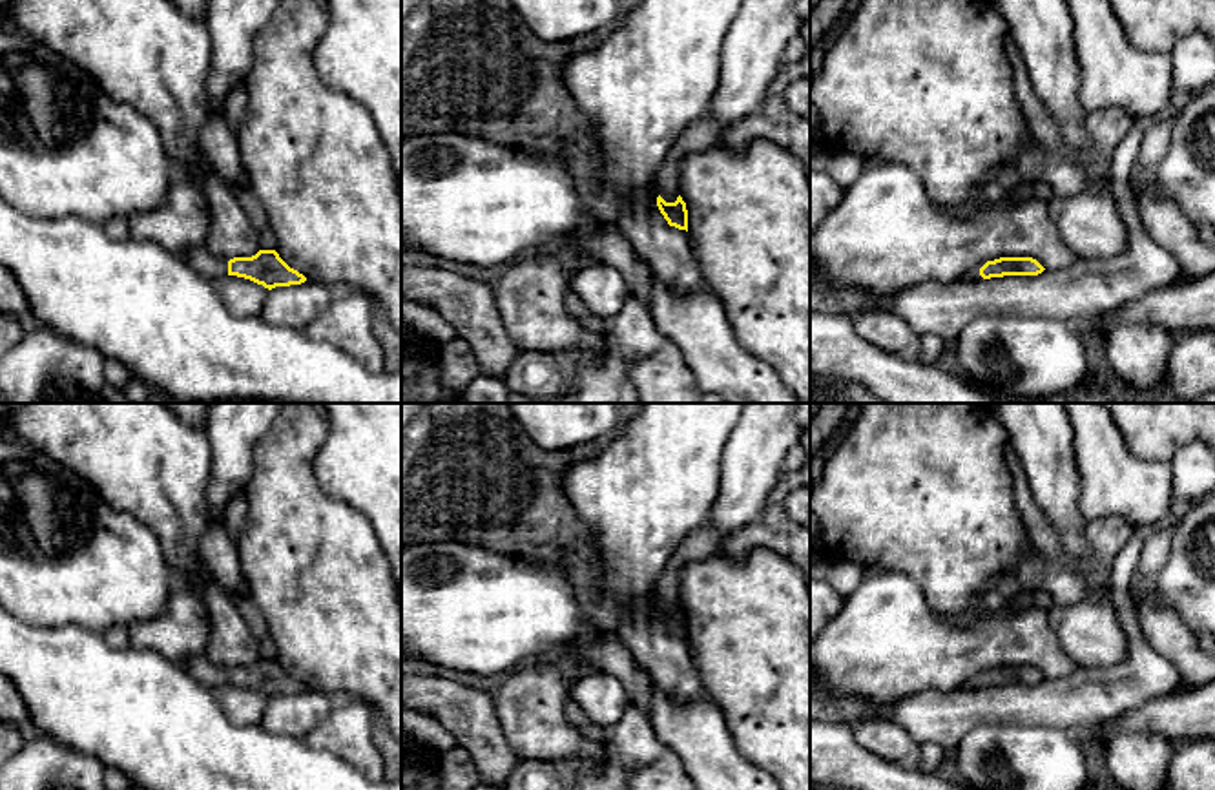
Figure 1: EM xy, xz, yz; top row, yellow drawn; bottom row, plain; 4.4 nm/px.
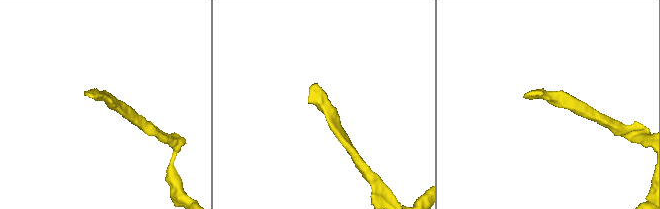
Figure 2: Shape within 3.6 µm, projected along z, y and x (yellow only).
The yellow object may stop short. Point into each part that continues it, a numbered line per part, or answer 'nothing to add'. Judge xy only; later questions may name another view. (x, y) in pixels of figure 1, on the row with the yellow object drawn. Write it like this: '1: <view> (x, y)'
1: xy (207, 265)

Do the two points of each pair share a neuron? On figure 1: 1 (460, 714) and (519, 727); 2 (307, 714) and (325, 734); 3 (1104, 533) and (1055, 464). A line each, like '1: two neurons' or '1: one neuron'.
1: two neurons
2: two neurons
3: two neurons

